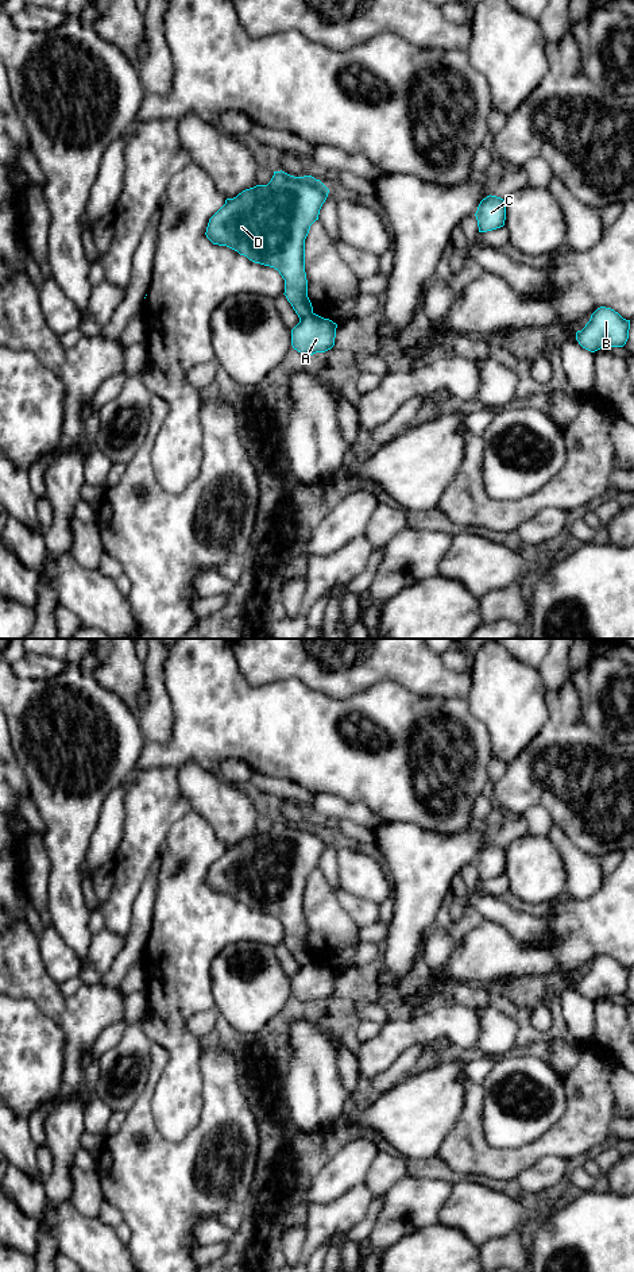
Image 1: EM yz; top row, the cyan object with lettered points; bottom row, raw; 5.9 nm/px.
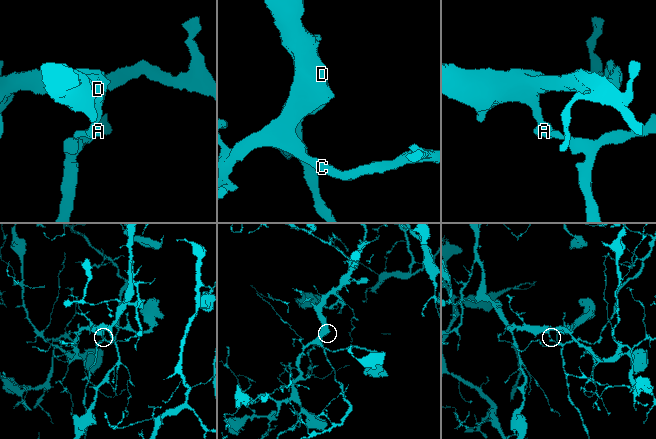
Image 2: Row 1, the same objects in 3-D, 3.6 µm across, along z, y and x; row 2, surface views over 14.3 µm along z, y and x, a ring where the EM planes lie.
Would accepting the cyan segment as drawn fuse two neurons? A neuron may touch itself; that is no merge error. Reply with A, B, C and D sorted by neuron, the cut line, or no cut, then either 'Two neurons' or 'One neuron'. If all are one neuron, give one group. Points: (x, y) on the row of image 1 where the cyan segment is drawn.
Groups: A B / C D. Split along yz (312, 312), (300, 319). Two neurons

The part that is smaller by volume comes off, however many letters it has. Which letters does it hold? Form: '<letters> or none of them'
A, B

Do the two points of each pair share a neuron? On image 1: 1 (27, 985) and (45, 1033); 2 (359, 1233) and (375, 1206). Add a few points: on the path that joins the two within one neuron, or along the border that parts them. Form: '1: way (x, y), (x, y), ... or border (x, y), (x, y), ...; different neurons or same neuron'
1: border (14, 998), (31, 999), (43, 1014), (57, 1024); different neurons
2: way (366, 1226), (372, 1213); same neuron

